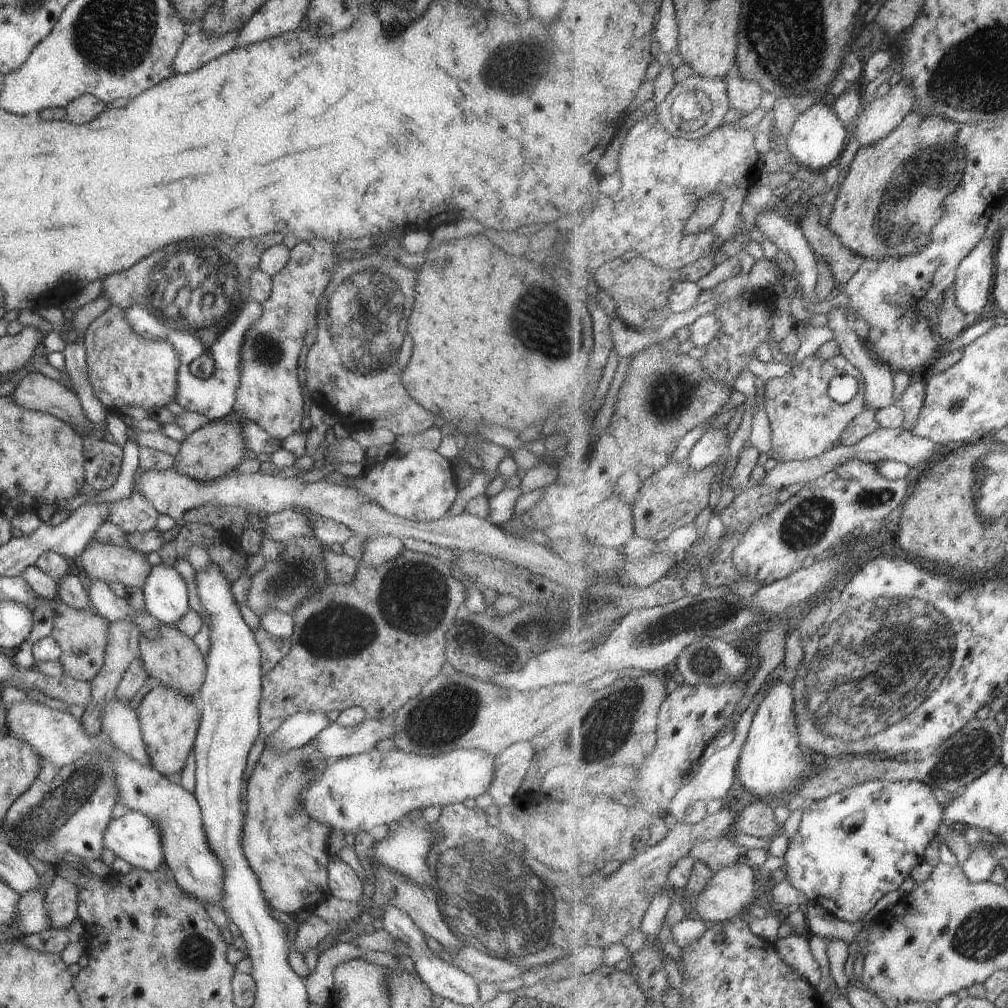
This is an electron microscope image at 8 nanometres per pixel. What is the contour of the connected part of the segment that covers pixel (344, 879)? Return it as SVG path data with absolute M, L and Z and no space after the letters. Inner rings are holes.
M328 855L328 890L329 894L344 901L361 901L362 883L355 872L337 855Z

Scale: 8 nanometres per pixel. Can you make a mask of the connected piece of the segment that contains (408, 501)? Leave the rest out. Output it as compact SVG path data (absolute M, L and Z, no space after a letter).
M426 448L411 449L402 457L391 454L381 464L365 467L362 474L353 477L350 486L386 513L417 522L434 521L450 514L459 489L450 460Z

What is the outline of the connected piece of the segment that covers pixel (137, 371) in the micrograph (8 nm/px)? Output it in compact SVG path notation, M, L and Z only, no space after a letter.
M111 305L96 316L85 329L83 345L86 354L86 377L103 408L139 406L147 412L151 407L165 407L174 400L179 364L177 353L163 338L151 340L135 334L124 317L124 309Z

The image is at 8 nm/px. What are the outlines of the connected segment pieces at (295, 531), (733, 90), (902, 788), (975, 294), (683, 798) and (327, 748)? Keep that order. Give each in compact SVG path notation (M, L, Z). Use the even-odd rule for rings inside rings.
M283 509L278 513L262 516L265 529L261 535L268 532L268 538L286 543L290 538L312 536L310 520L305 513L293 509Z
M737 71L729 74L725 79L733 108L741 110L744 114L759 108L764 90L758 82L745 80Z
M869 780L843 788L834 795L803 806L799 829L790 840L782 868L786 870L788 882L800 890L809 902L816 902L832 915L850 923L865 920L875 904L889 892L900 890L913 868L925 860L925 850L944 822L944 809L945 806L937 802L931 787L921 781L891 784L889 780Z
M983 239L959 265L952 301L967 314L979 314L991 300L996 276L996 246L996 239Z
M781 664L781 666L777 666L771 674L769 674L769 680L763 682L762 689L753 696L753 700L749 703L749 706L746 708L745 712L740 716L739 726L737 726L737 738L735 738L735 742L729 746L729 748L721 748L717 749L715 753L713 753L699 768L699 772L697 776L693 779L693 782L683 788L675 795L674 801L672 802L672 808L670 810L671 816L676 819L677 823L684 822L684 816L686 810L691 806L691 803L694 802L711 802L711 800L721 800L725 799L727 796L727 792L731 790L731 786L735 784L735 778L738 777L738 762L746 743L749 731L752 727L753 719L755 718L756 712L760 707L760 704L765 700L766 694L768 693L768 689L770 688L770 682L781 681L784 678L790 678L790 672L788 668Z
M365 718L352 727L342 727L333 721L318 732L313 740L324 760L329 756L342 759L360 755L373 748L379 740L391 739L395 733L393 721L391 724L383 724L380 719Z

